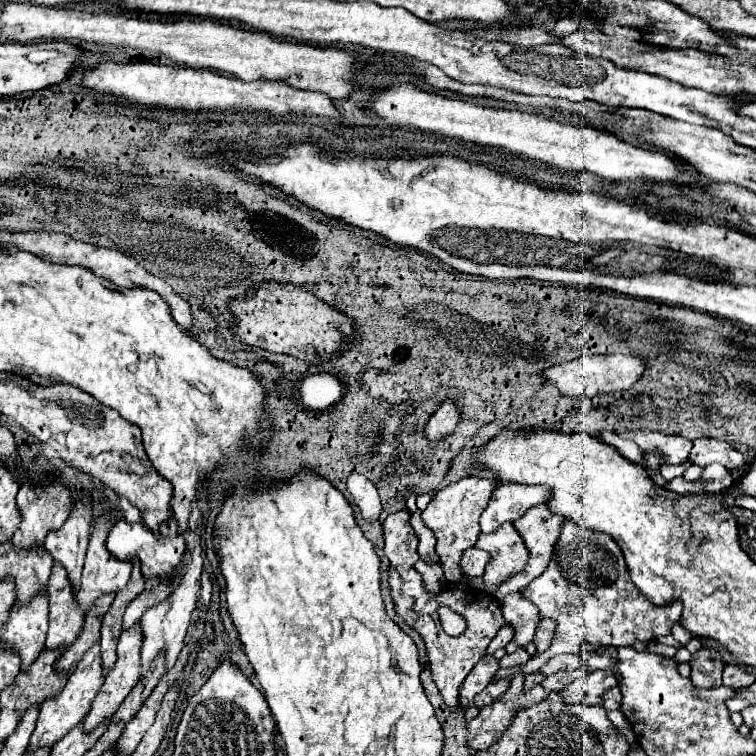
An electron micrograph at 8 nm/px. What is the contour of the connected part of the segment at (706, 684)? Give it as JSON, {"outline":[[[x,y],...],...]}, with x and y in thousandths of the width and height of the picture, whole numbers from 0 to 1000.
{"outline":[[[931,853],[923,866],[913,874],[915,882],[915,903],[921,903],[923,911],[947,911],[955,906],[955,885],[958,877],[952,872],[952,864],[944,861],[939,853]]]}

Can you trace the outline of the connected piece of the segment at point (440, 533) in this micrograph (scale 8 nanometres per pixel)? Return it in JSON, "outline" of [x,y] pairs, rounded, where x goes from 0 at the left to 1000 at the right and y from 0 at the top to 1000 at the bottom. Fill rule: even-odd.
{"outline":[[[614,631],[603,639],[595,639],[593,644],[577,649],[577,655],[566,665],[563,676],[558,679],[561,694],[566,700],[571,700],[571,705],[577,708],[577,731],[585,739],[587,761],[595,771],[606,771],[606,766],[614,763],[611,753],[608,753],[608,737],[616,726],[627,724],[627,718],[635,708],[635,681],[643,673],[643,665],[648,663],[653,644],[656,644],[653,634]]]}

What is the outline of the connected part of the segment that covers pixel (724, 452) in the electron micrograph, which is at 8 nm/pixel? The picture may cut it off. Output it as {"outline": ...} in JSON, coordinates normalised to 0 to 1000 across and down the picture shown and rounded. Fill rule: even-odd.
{"outline":[[[918,581],[913,610],[926,618],[934,618],[939,612],[952,612],[966,623],[987,620],[984,602],[974,597],[968,589],[963,589],[960,583],[950,583],[950,581]]]}

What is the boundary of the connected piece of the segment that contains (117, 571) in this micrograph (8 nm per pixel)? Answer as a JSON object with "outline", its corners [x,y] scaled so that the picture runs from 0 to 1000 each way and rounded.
{"outline":[[[138,681],[132,687],[127,687],[124,692],[124,700],[122,700],[122,710],[119,710],[119,721],[116,721],[116,731],[114,731],[114,742],[111,742],[111,755],[108,755],[108,774],[106,774],[106,782],[101,787],[103,792],[103,800],[111,806],[111,808],[119,808],[124,795],[135,787],[143,787],[143,784],[156,784],[161,782],[169,769],[172,769],[172,758],[175,758],[175,745],[172,742],[156,742],[151,739],[143,729],[140,729],[140,708],[148,697],[148,692],[153,689],[151,681]]]}

